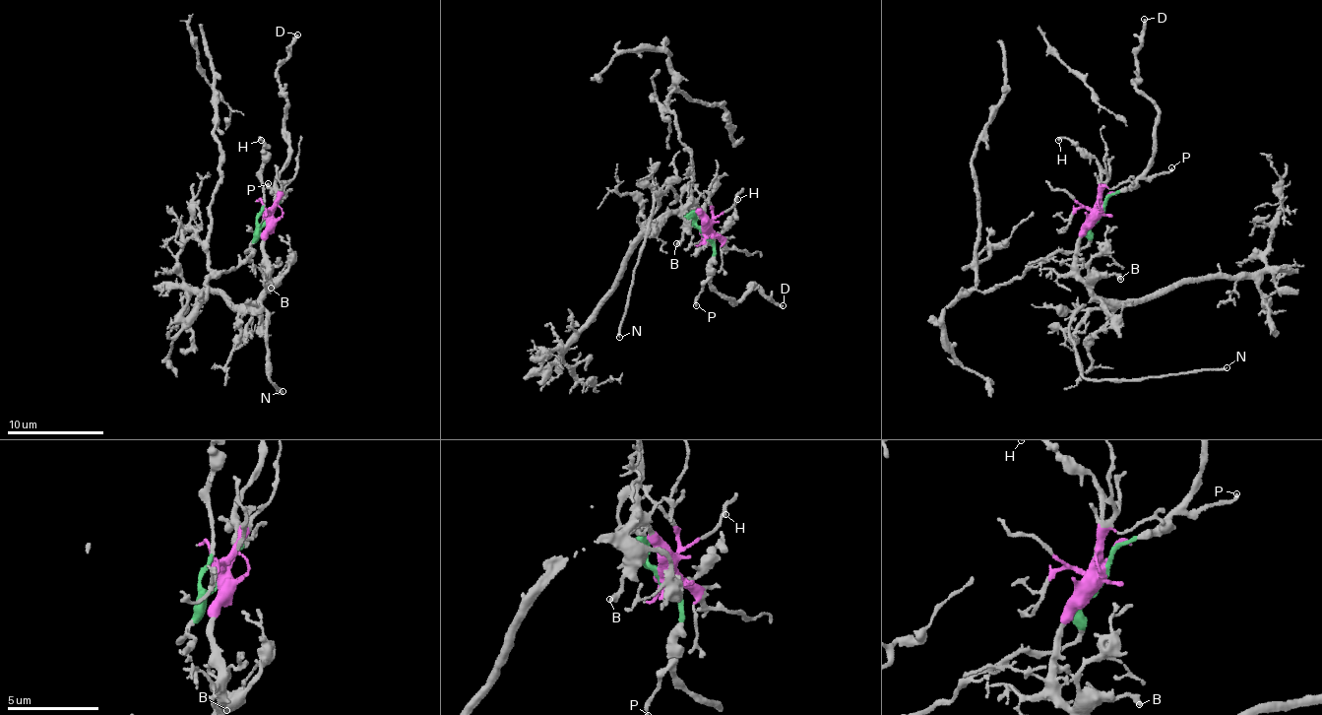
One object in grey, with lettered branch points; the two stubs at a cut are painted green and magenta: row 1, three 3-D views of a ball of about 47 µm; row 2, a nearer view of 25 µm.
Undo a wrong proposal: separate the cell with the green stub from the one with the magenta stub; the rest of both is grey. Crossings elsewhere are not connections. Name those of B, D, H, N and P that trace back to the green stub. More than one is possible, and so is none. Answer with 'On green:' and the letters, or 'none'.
On green: D, H, P

